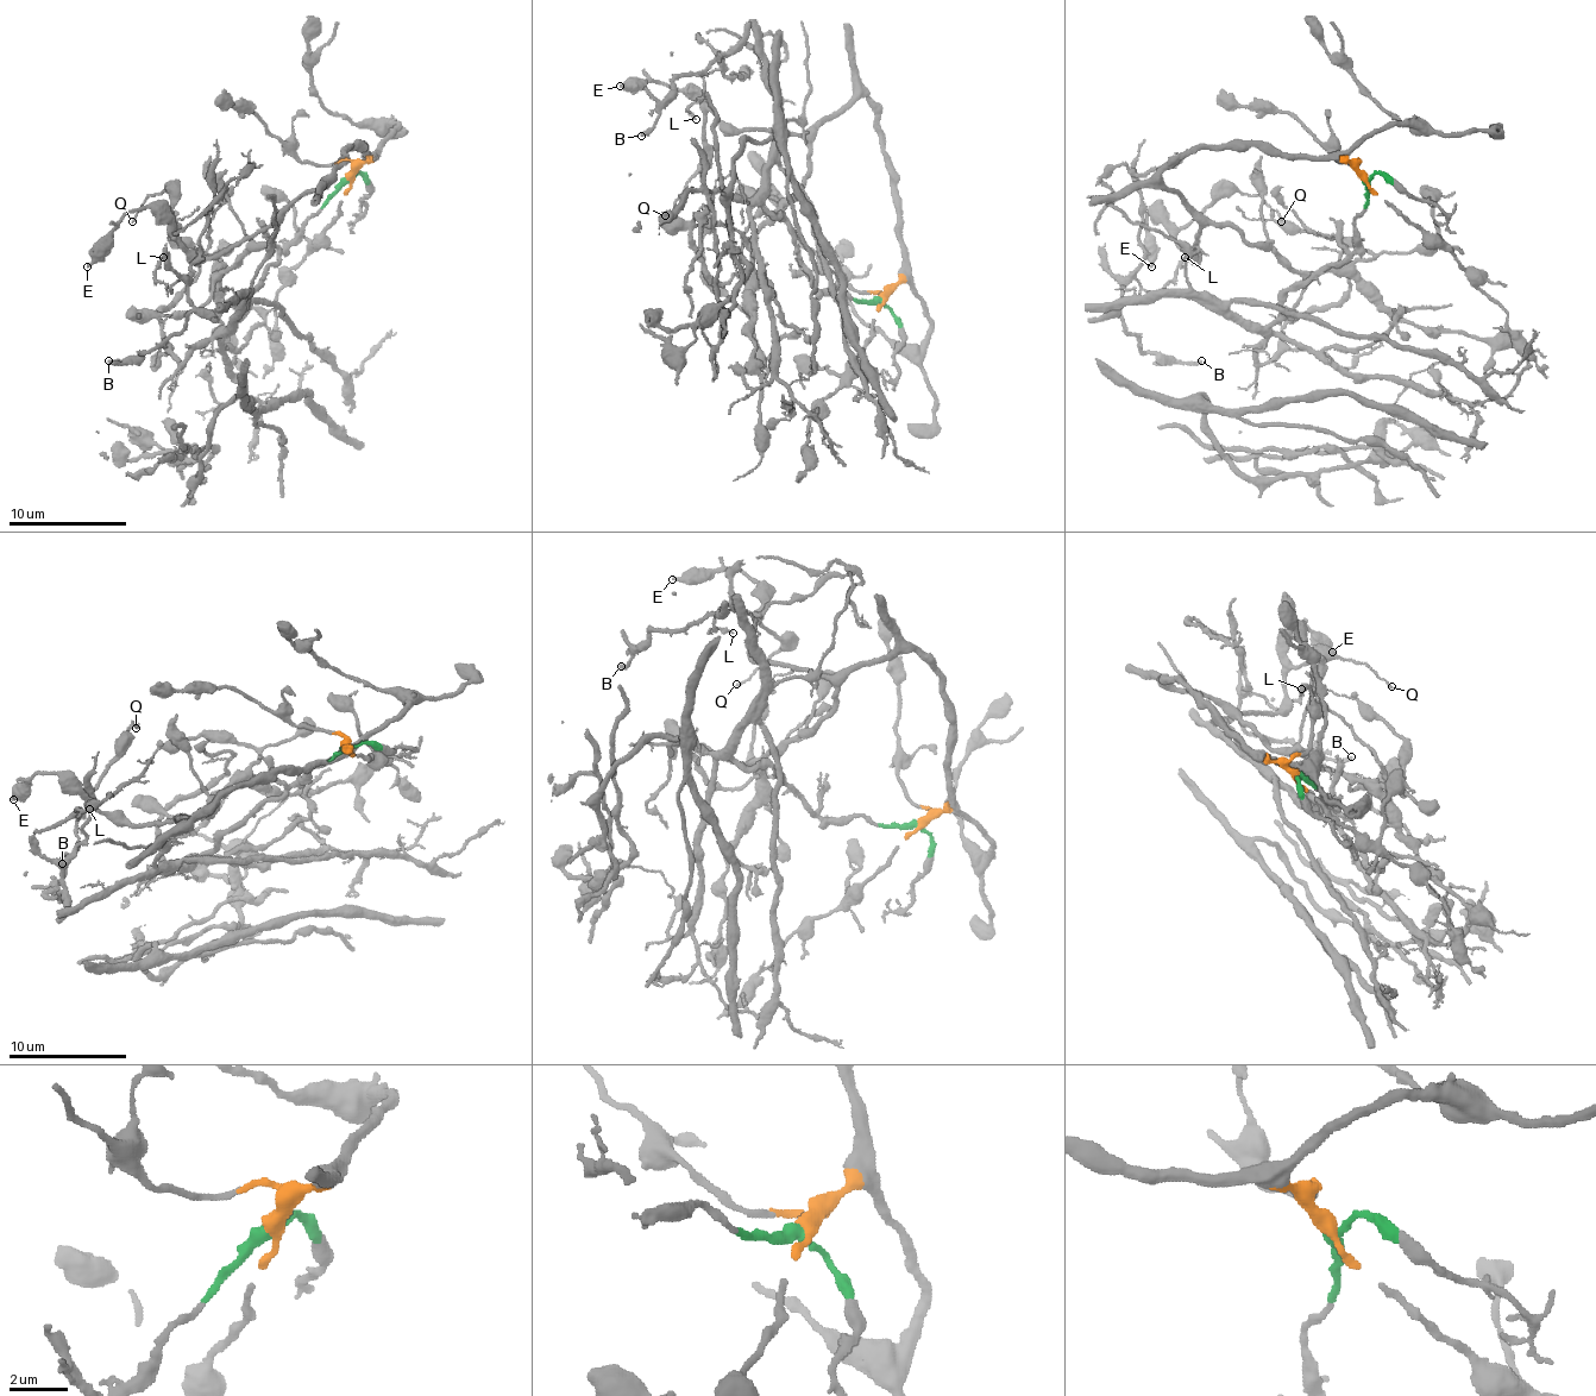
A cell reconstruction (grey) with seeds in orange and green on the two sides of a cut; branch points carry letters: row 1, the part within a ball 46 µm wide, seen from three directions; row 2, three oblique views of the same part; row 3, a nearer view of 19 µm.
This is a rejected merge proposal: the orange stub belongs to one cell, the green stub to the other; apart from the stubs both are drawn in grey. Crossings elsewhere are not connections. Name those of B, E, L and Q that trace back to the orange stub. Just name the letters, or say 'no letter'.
E, Q

